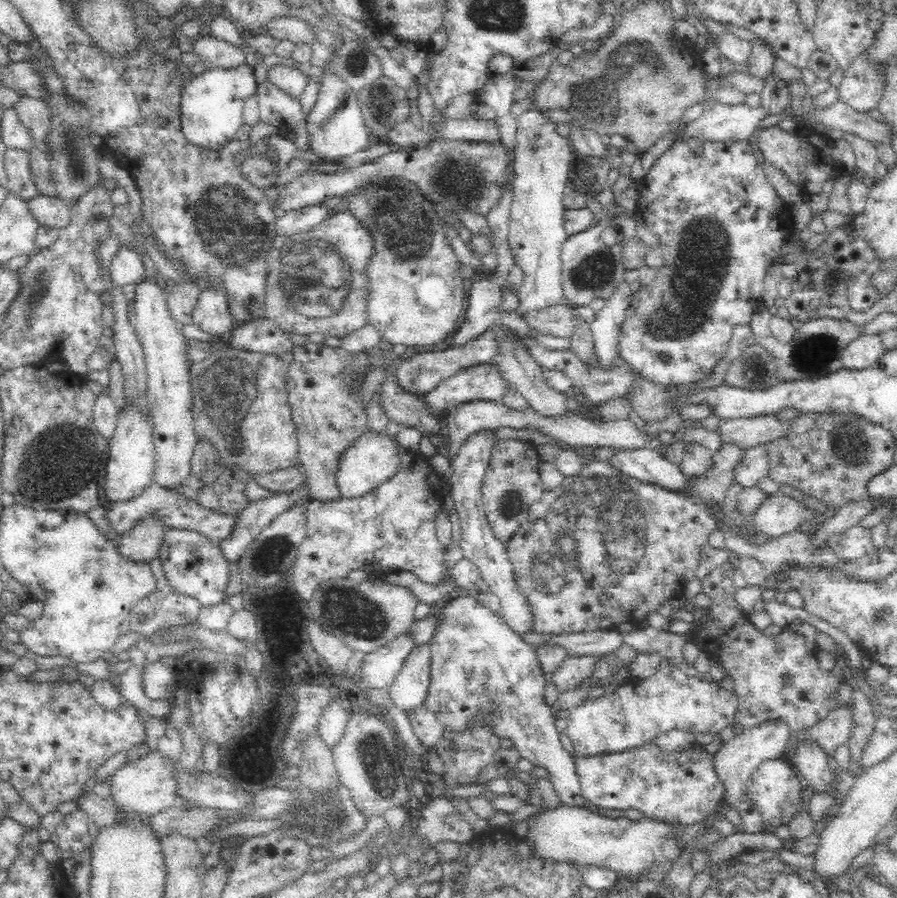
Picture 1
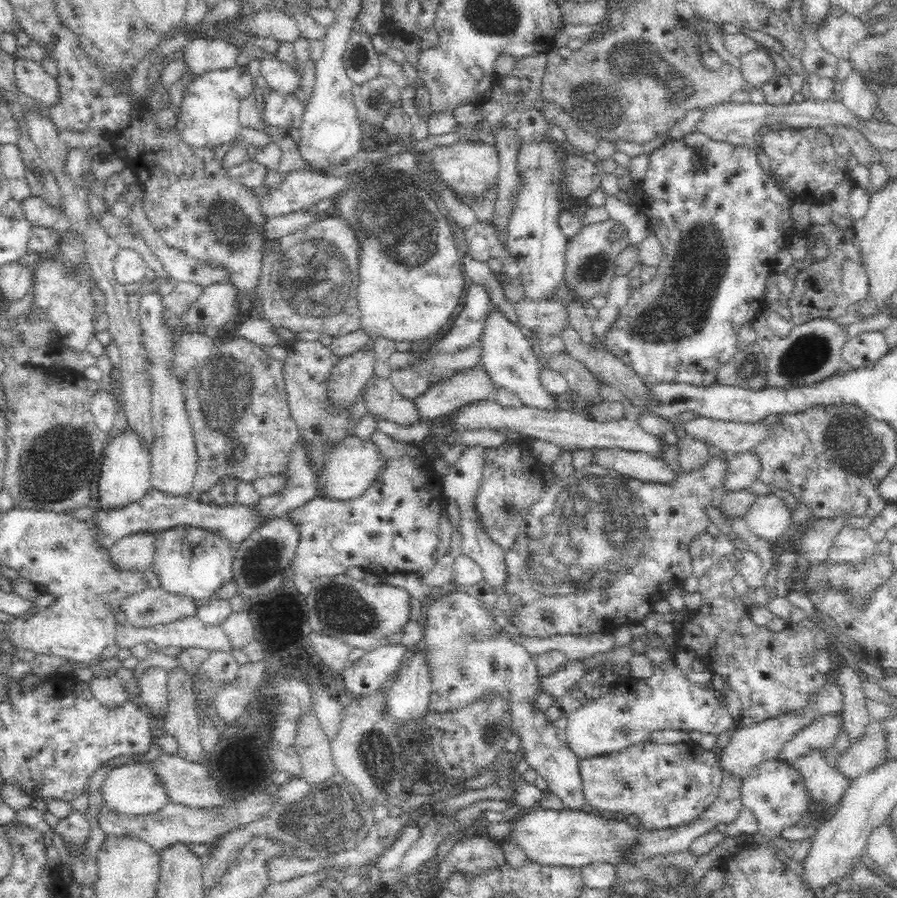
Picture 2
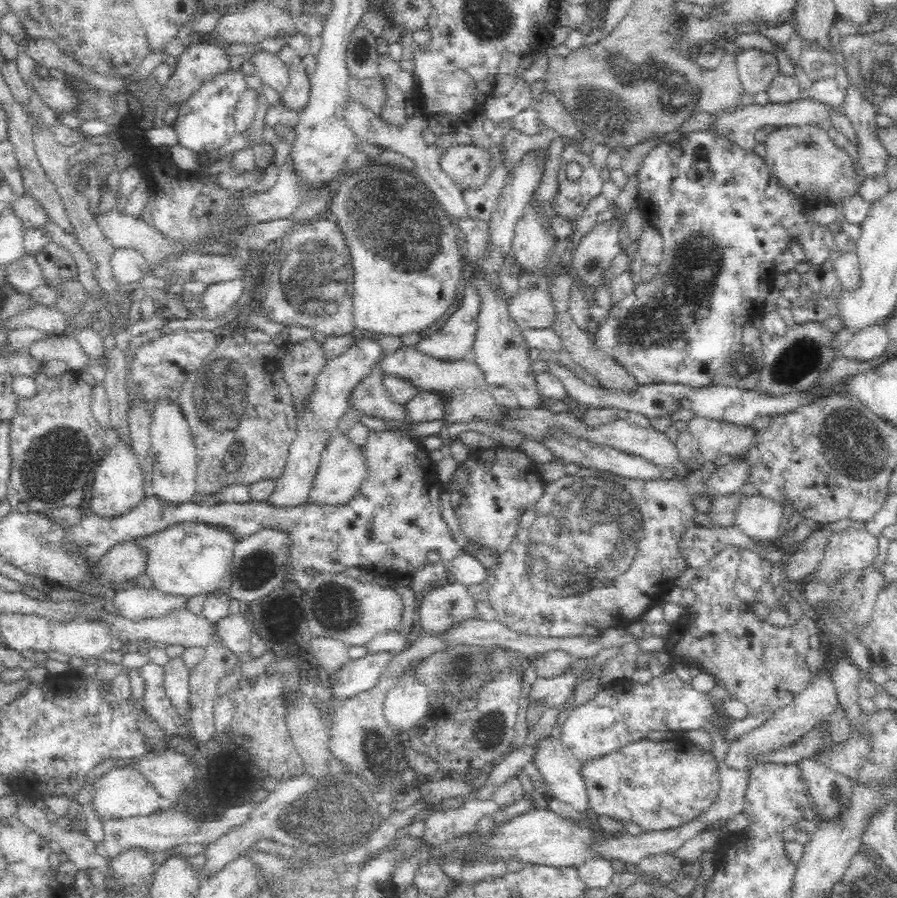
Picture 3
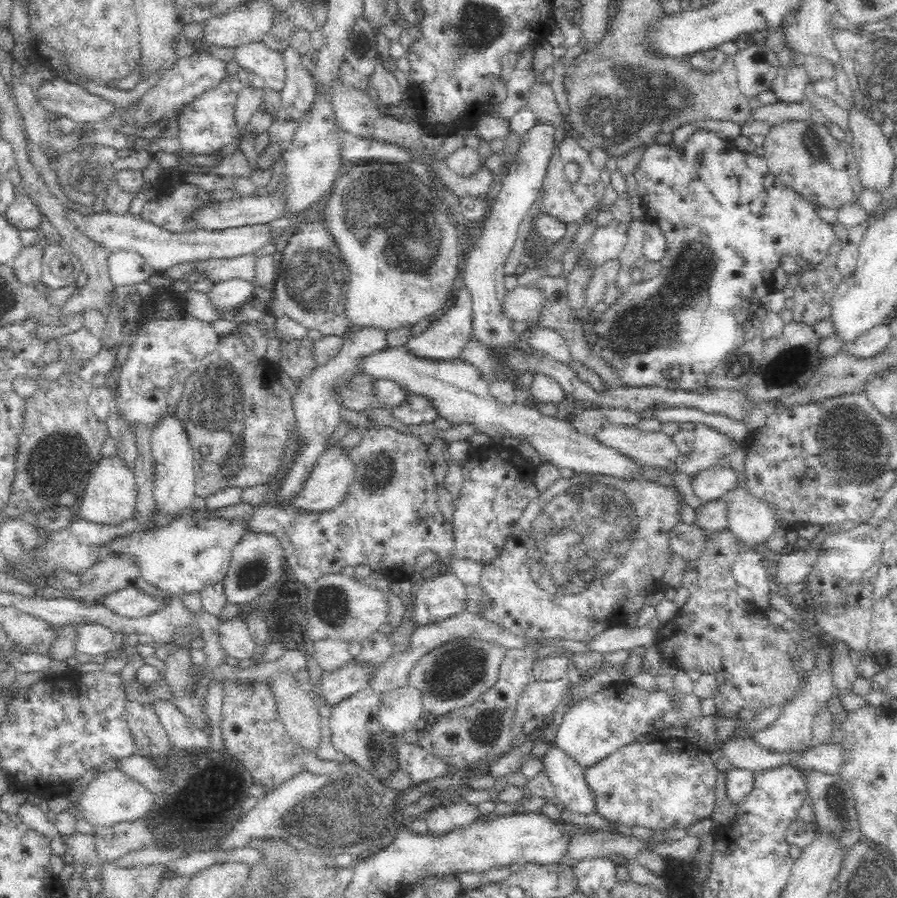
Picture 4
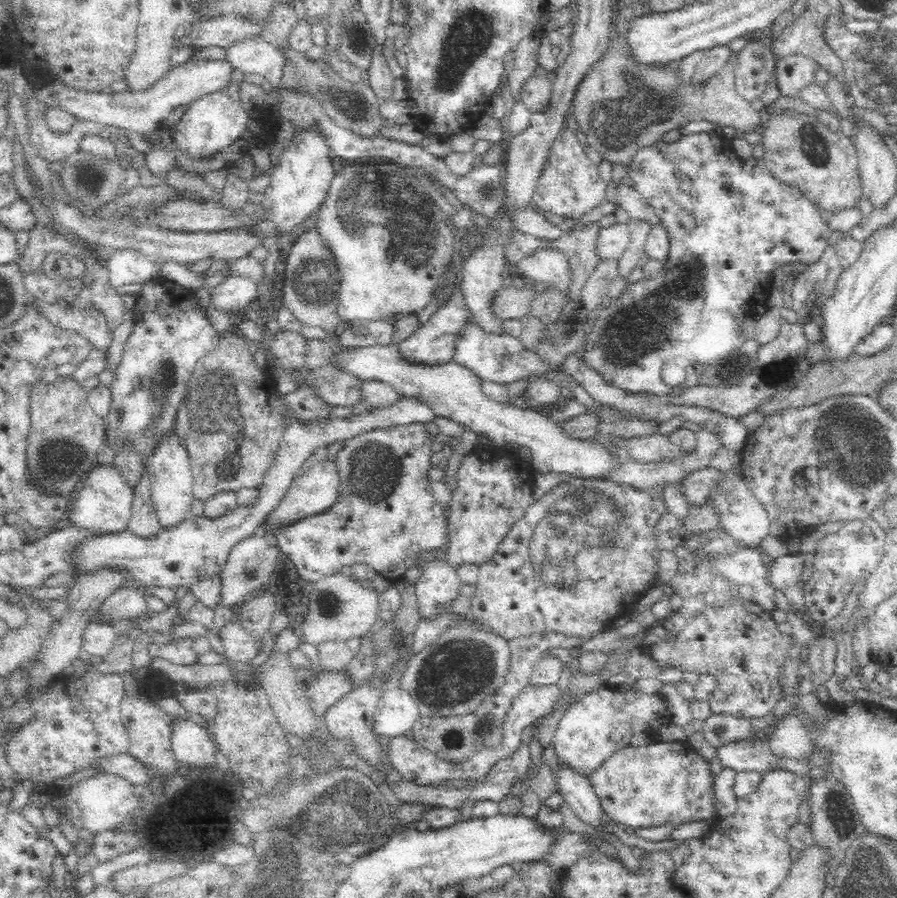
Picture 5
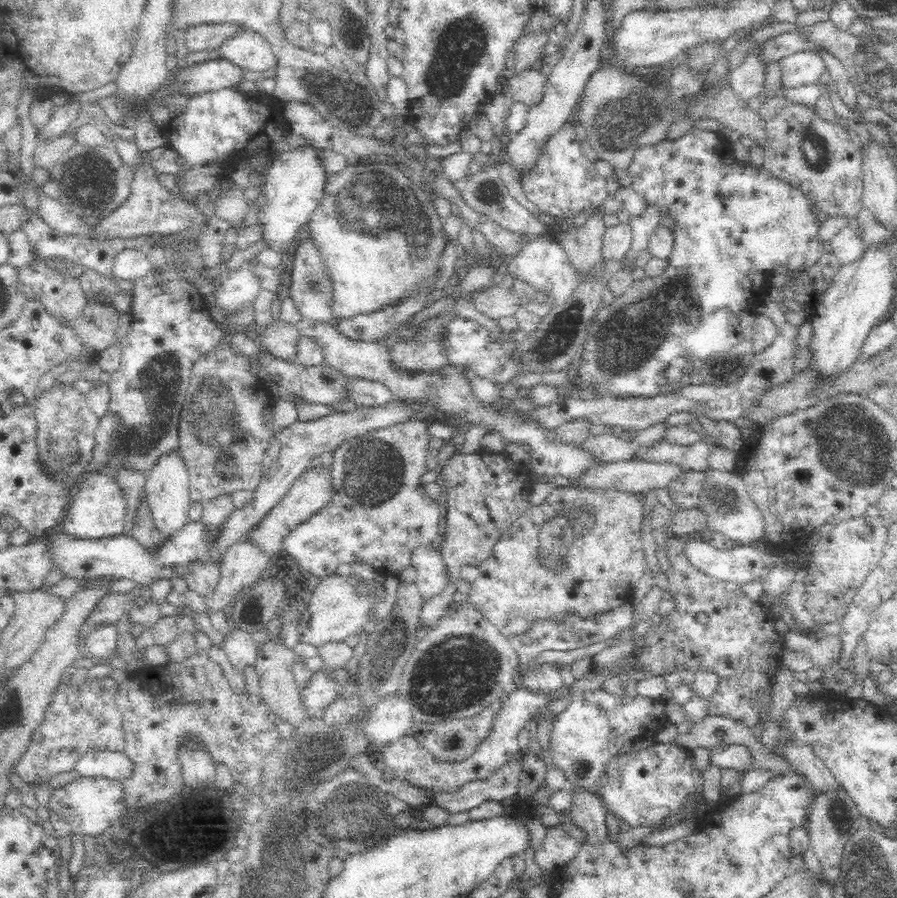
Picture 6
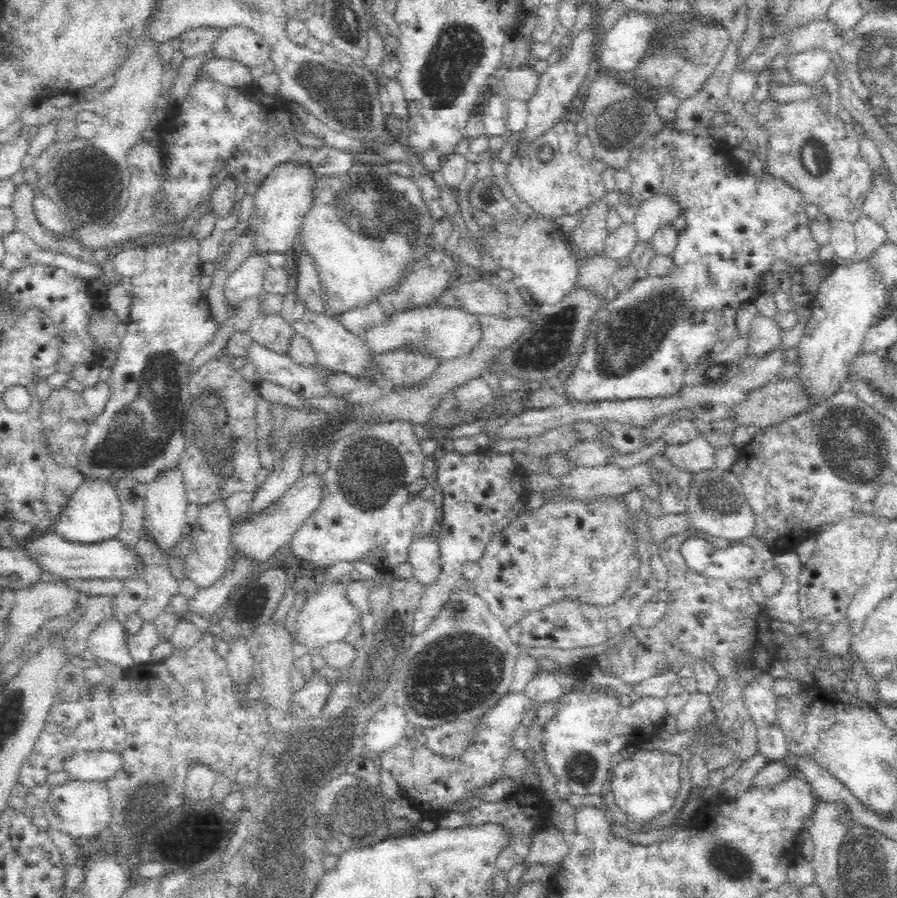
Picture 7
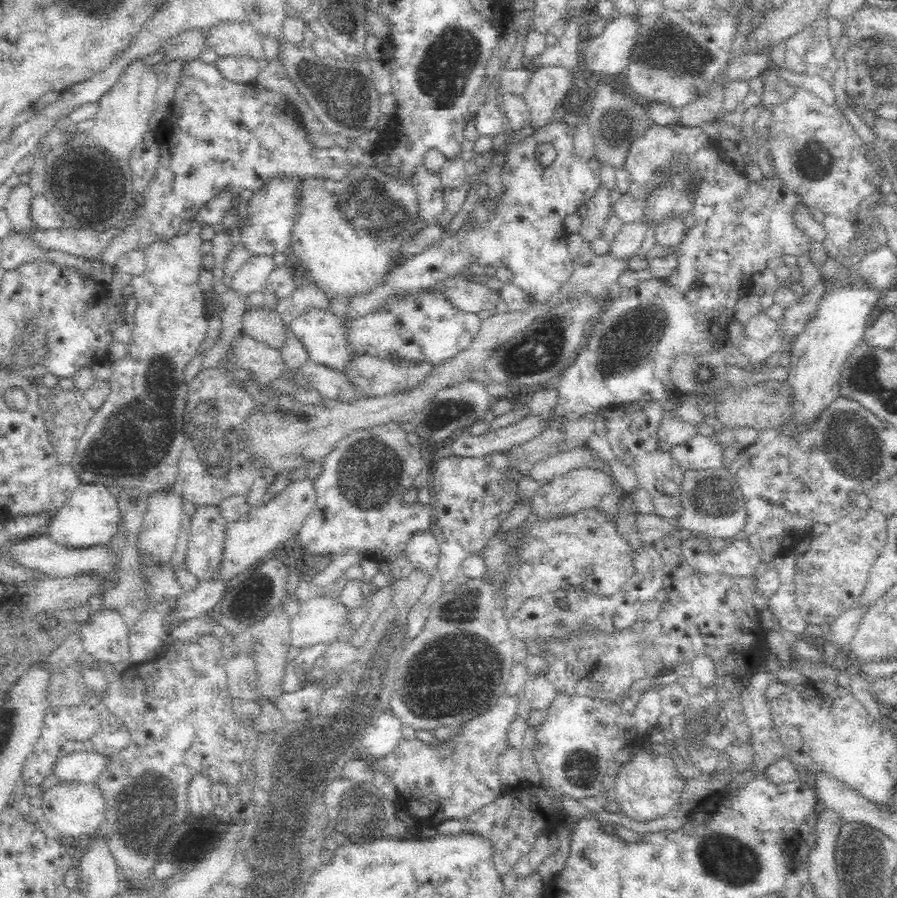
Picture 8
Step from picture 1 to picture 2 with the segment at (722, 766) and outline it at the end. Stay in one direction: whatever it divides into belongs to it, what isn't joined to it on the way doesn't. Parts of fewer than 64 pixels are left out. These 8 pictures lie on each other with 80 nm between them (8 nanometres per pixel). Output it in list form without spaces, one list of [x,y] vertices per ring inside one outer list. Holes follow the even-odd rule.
[[[826,679],[824,686],[820,686],[818,690],[812,690],[806,694],[802,706],[798,706],[794,710],[786,710],[786,712],[762,720],[762,722],[749,727],[739,726],[729,743],[722,749],[720,755],[721,764],[725,766],[726,770],[735,772],[742,779],[745,779],[752,767],[758,766],[765,760],[774,759],[774,754],[778,754],[782,750],[783,744],[786,744],[803,728],[806,728],[815,720],[821,719],[823,716],[838,715],[841,712],[841,708],[842,694],[840,694],[832,679]]]

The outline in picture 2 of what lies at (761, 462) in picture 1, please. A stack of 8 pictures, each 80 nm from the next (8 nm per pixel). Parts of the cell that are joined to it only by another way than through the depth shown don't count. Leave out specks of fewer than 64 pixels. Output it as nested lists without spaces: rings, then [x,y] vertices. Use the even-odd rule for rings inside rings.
[[[740,453],[730,456],[724,466],[724,474],[720,478],[722,491],[732,492],[748,489],[755,481],[760,465],[754,453]]]

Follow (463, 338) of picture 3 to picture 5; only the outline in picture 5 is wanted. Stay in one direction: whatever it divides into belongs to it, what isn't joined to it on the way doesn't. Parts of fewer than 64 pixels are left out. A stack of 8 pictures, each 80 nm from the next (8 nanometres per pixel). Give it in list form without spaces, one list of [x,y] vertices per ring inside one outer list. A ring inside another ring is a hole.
[[[456,288],[452,296],[424,324],[419,324],[416,332],[412,332],[408,338],[395,344],[398,358],[410,363],[410,366],[418,367],[441,367],[450,362],[454,332],[458,332],[460,325],[467,322],[464,312],[466,312],[466,306],[462,300],[462,293],[459,288]]]

